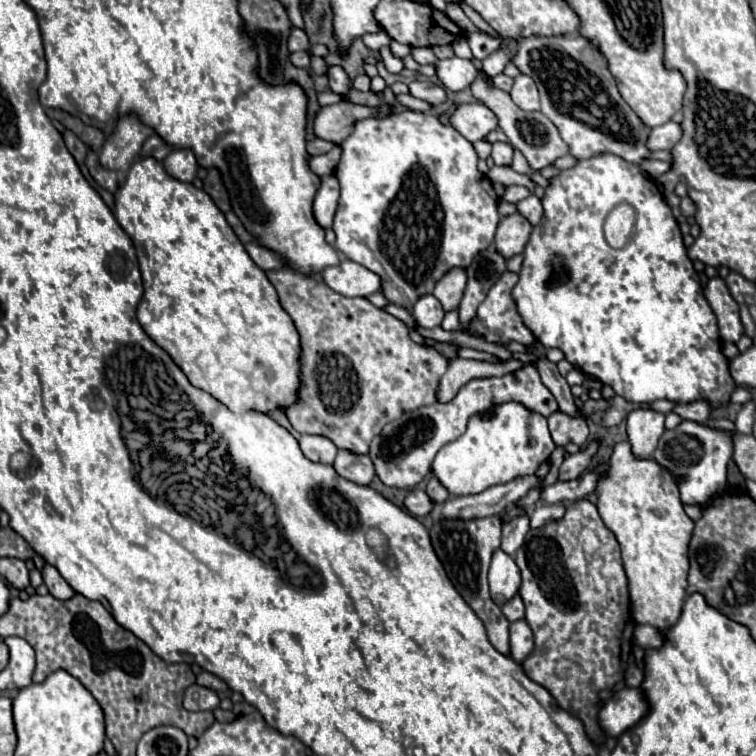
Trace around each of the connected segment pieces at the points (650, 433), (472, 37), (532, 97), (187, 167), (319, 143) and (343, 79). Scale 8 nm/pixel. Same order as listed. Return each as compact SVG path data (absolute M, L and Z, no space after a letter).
M638 408L626 418L626 434L632 454L638 460L652 458L660 434L664 434L664 414L650 408Z
M472 32L472 34L466 34L466 40L470 44L472 54L478 60L484 60L486 56L490 56L492 52L496 52L502 46L502 40L506 40L506 36L490 34L490 32Z
M518 76L514 80L514 86L512 86L512 92L510 92L514 104L526 112L534 112L534 110L540 110L540 98L538 98L538 90L536 90L536 84L532 82L532 78L524 78L524 76Z
M190 148L184 150L172 150L168 158L164 158L164 168L170 176L182 180L182 182L192 182L198 170L196 156Z
M314 138L306 144L306 150L310 152L310 156L318 156L318 154L326 154L334 148L332 142L326 142L326 140L320 140L320 138Z
M334 66L334 68L330 70L330 90L332 90L334 94L340 94L340 96L342 96L342 100L348 100L350 80L348 80L348 76L346 76L344 68Z

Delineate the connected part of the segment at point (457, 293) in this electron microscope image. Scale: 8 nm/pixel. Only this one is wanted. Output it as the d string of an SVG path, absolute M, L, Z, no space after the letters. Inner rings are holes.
M450 270L436 284L436 288L434 288L432 294L440 300L444 312L450 312L450 310L458 308L460 298L464 294L464 288L466 288L466 272L464 270Z

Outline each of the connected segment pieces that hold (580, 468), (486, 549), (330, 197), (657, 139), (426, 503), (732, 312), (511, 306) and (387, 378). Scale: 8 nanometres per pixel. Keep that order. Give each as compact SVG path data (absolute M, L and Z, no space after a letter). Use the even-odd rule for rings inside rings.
M592 440L592 442L588 442L588 446L582 448L580 452L576 452L576 454L566 454L566 458L564 458L562 466L560 466L560 476L558 476L558 480L578 478L578 476L590 466L590 460L592 460L592 456L598 452L598 448L600 448L600 442Z
M500 514L486 516L486 518L474 518L474 520L460 520L460 518L444 520L436 516L430 528L430 540L432 540L434 552L440 558L454 588L460 592L460 596L468 602L468 606L476 612L476 616L486 626L488 640L492 642L492 646L500 654L510 656L510 646L508 646L510 622L504 618L502 610L492 602L490 592L488 592L488 580L486 580L490 558L494 550L500 548L500 536L502 536L502 516Z
M334 174L320 176L320 188L314 196L312 210L314 210L314 218L316 218L318 226L324 230L328 230L332 226L338 196L340 196L340 184L336 182L336 176Z
M666 122L662 126L656 126L650 132L648 148L650 150L672 150L680 138L682 138L682 126L678 122Z
M416 488L416 490L412 490L412 492L406 496L404 506L406 506L414 516L428 516L428 514L434 510L436 504L432 502L432 498L430 498L424 490Z
M712 278L706 286L706 300L712 308L712 312L718 318L718 330L722 340L726 342L738 342L740 336L744 334L744 326L740 320L738 304L730 296L730 290L726 288L722 278Z
M504 272L498 282L488 290L488 296L478 308L476 322L472 322L472 334L488 342L504 344L516 340L520 344L534 342L532 332L520 322L520 314L512 300L512 286L516 284L518 274ZM496 330L508 330L508 338L502 338Z
M268 270L268 280L280 296L282 308L294 320L300 334L300 388L298 400L284 408L294 430L300 434L320 434L330 438L338 448L352 450L356 454L366 454L374 436L382 428L400 418L406 412L430 406L436 396L438 380L442 378L448 360L436 352L436 348L426 348L410 338L408 328L394 316L372 306L366 298L348 298L328 290L322 282L302 276L294 270Z

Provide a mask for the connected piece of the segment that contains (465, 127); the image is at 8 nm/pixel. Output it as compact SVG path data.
M480 102L458 104L450 116L450 126L458 130L466 140L476 142L482 140L490 130L496 130L496 118L492 118L492 110L484 110Z

